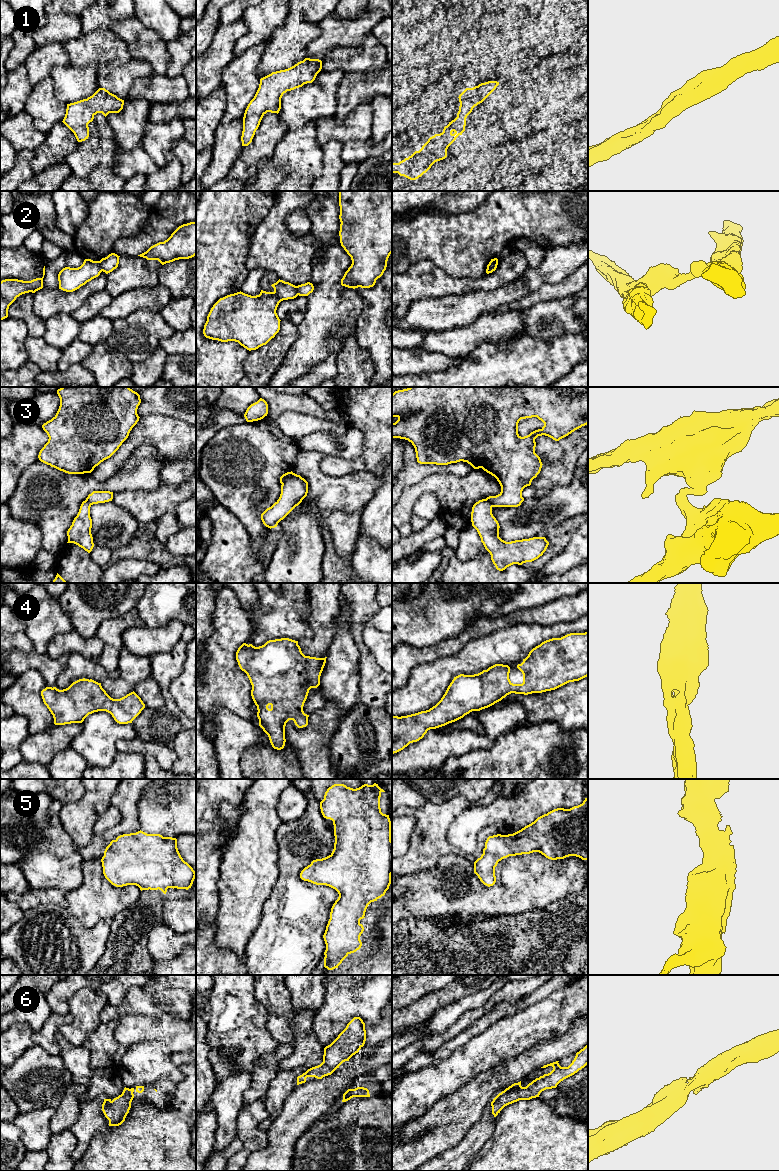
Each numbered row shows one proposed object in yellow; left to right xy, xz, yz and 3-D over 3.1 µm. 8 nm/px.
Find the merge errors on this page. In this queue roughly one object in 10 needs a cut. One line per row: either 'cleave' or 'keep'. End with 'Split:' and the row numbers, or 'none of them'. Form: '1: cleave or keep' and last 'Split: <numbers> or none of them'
1: keep
2: cleave
3: cleave
4: keep
5: keep
6: keep
Split: 2, 3

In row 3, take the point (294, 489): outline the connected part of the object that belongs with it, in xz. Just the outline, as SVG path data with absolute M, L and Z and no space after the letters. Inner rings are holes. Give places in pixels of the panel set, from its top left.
M292 472L281 485L281 494L279 499L261 514L263 524L268 528L277 527L302 500L307 496L308 482Z

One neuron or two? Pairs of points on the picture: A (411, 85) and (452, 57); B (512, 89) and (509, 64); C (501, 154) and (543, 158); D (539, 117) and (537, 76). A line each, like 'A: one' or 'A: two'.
A: one
B: two
C: two
D: two

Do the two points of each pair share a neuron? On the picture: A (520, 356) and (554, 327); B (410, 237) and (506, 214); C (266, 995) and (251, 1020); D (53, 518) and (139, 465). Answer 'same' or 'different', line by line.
A: different
B: same
C: different
D: same

